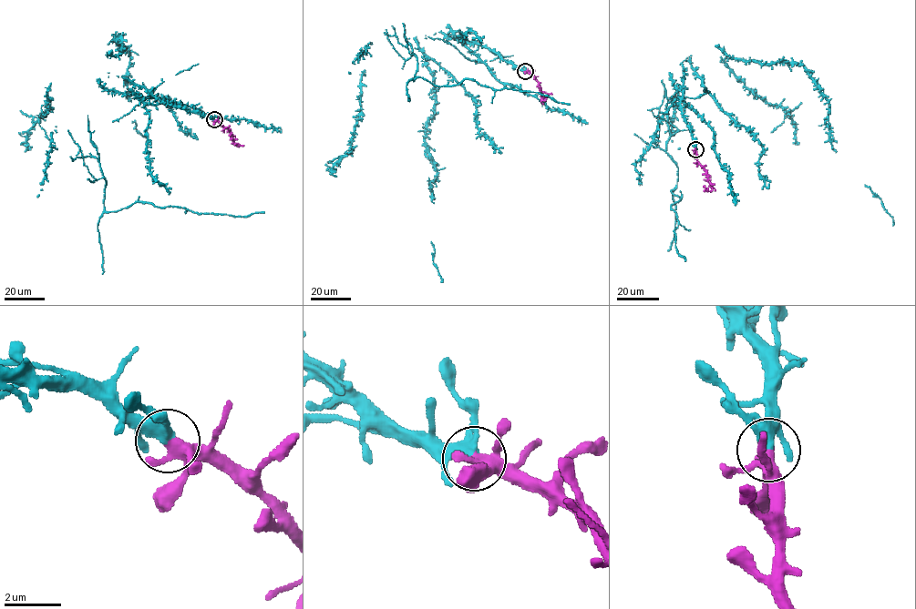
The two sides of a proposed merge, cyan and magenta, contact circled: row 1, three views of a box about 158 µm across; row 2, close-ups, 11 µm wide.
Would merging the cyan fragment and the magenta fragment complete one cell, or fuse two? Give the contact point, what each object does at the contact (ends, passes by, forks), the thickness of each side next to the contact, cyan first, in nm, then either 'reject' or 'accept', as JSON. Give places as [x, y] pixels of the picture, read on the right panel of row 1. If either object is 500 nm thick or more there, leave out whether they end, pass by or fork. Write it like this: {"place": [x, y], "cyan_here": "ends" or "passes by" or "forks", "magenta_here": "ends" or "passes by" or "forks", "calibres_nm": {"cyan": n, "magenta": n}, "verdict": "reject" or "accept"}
{"place": [695, 149], "cyan_here": "passes by", "magenta_here": "forks", "calibres_nm": {"cyan": 360, "magenta": 280}, "verdict": "accept"}

